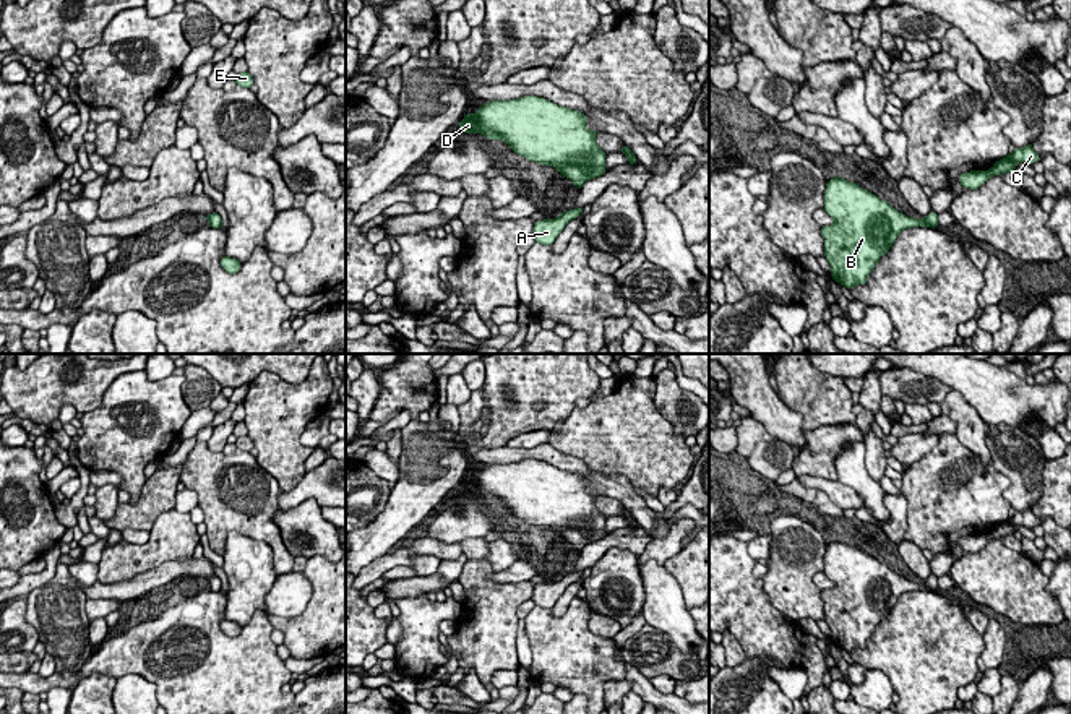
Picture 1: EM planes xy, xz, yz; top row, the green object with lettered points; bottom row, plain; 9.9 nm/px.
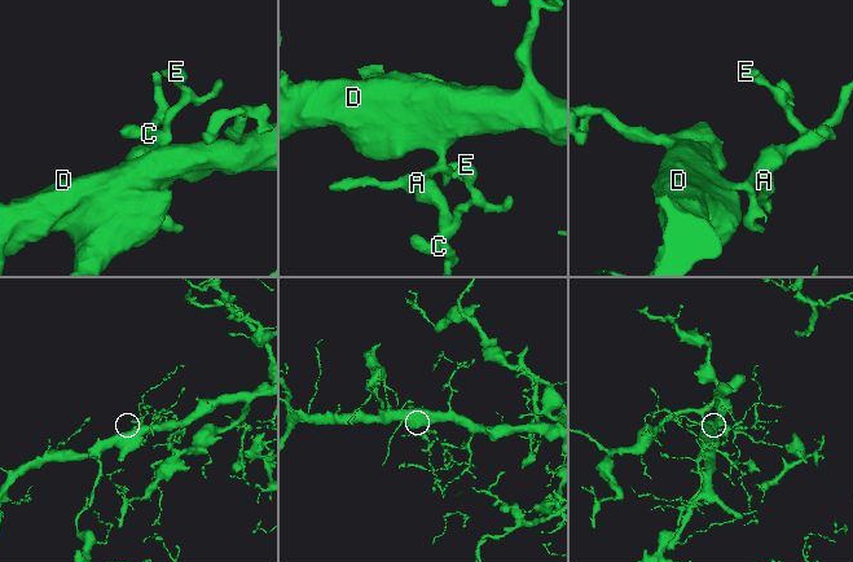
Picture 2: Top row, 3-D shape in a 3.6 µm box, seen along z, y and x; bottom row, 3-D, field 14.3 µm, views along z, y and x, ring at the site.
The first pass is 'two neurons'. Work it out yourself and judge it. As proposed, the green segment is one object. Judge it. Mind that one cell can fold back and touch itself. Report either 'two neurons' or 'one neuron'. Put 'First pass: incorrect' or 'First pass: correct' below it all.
one neuron
First pass: incorrect

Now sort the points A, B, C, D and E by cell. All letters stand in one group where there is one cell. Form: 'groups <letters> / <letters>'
groups A B C D E

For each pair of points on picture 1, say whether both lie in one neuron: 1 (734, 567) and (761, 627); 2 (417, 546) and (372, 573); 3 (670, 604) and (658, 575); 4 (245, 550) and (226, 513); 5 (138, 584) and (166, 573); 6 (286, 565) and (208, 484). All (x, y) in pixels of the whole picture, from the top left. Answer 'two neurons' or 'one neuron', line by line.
1: one neuron
2: one neuron
3: one neuron
4: two neurons
5: one neuron
6: one neuron

